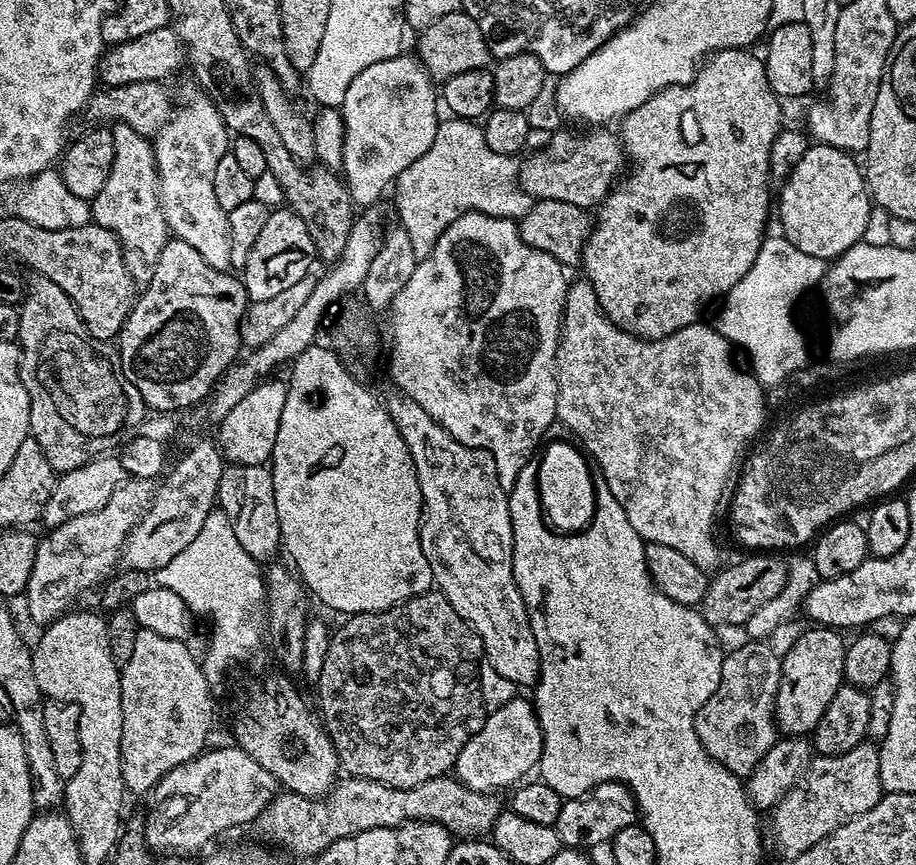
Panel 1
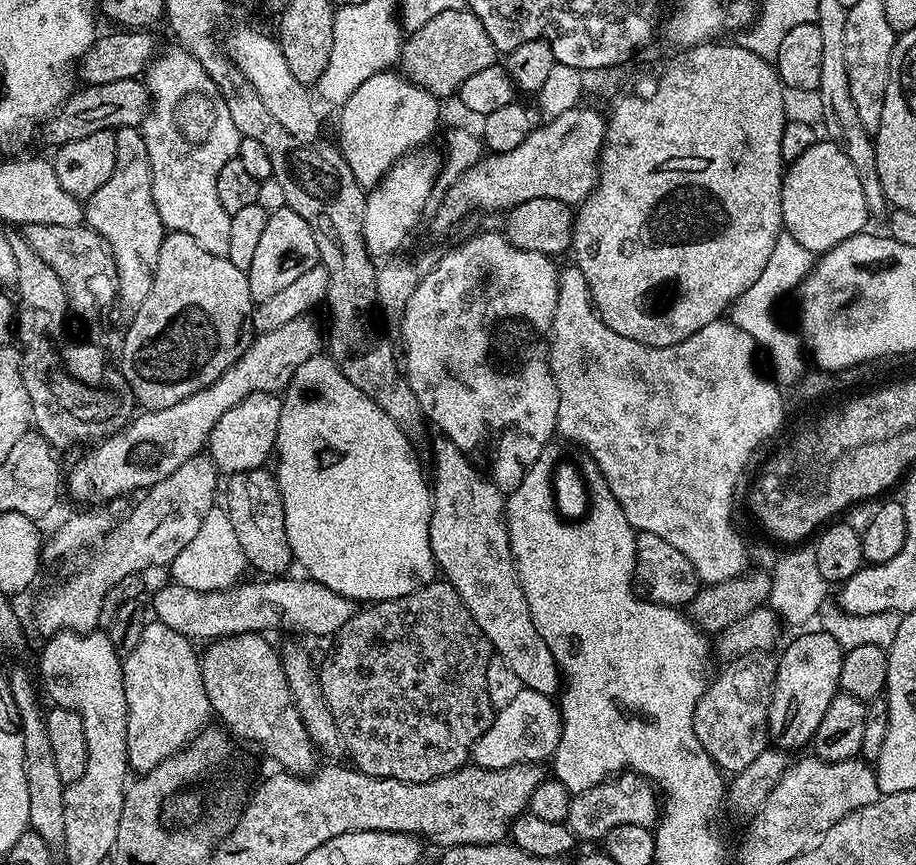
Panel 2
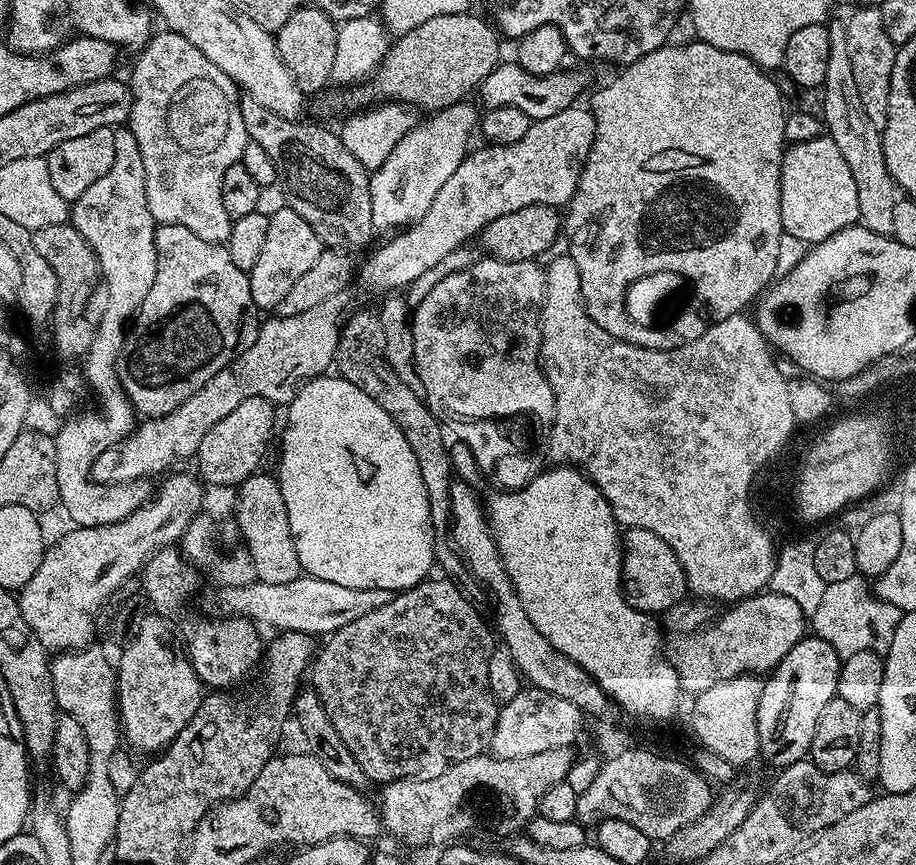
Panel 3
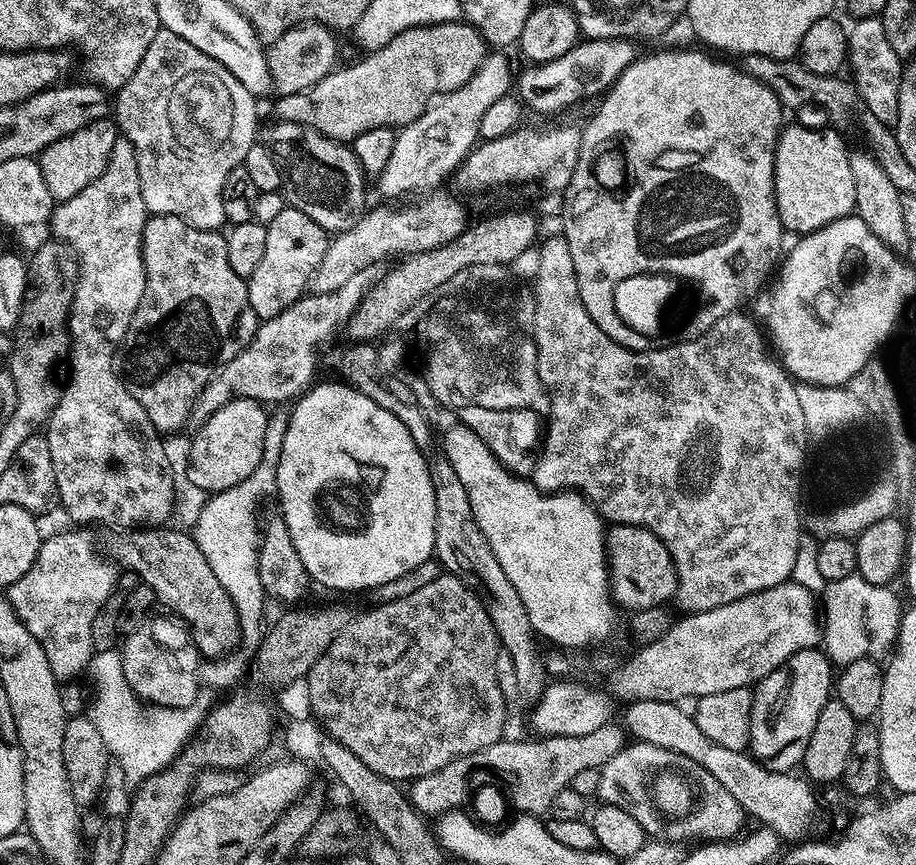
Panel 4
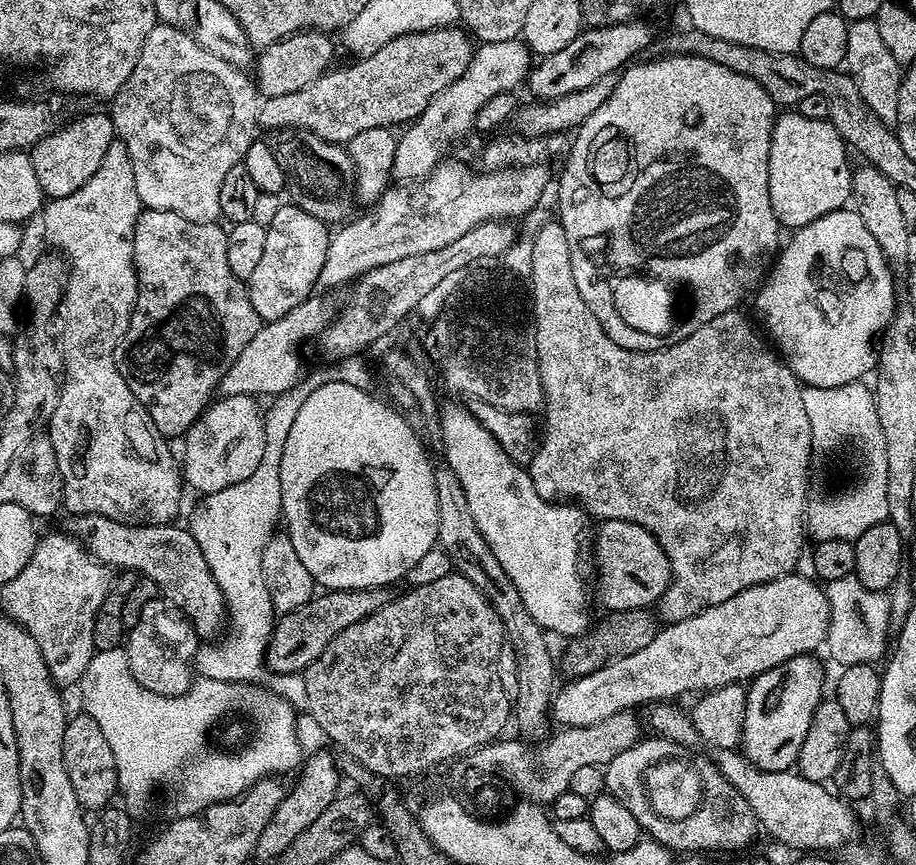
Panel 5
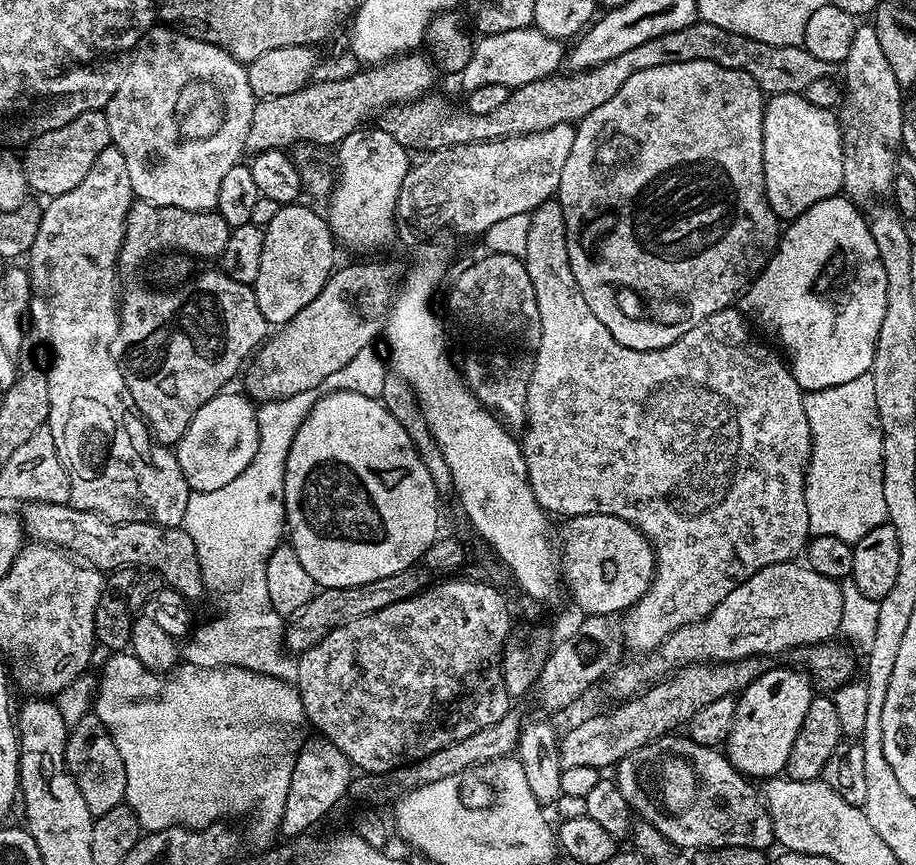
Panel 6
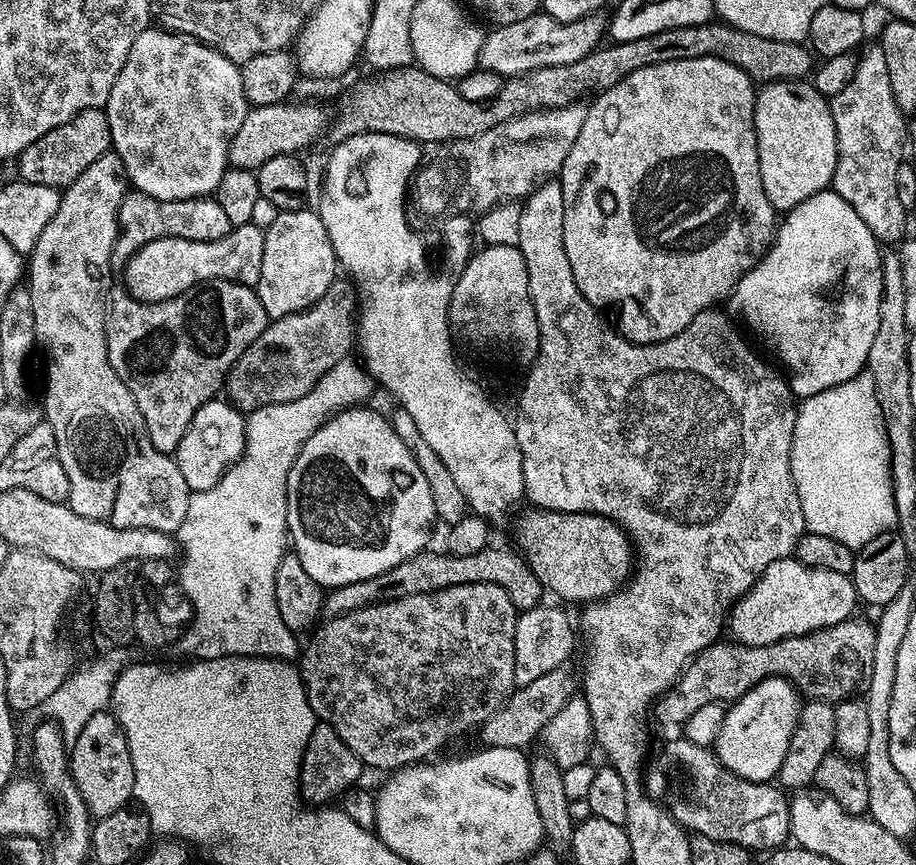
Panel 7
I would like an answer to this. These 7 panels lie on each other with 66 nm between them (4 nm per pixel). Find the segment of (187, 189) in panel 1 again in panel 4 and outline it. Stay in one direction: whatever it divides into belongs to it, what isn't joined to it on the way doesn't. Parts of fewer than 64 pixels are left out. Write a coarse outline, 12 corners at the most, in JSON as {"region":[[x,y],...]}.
{"region":[[165,28],[114,96],[151,215],[225,227],[253,96]]}

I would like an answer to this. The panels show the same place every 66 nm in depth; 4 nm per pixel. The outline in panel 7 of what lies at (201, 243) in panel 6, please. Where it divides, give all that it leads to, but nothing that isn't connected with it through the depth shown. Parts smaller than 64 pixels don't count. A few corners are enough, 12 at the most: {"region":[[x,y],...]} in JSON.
{"region":[[132,190],[112,259],[163,236],[217,240],[234,225],[212,196],[159,200]]}

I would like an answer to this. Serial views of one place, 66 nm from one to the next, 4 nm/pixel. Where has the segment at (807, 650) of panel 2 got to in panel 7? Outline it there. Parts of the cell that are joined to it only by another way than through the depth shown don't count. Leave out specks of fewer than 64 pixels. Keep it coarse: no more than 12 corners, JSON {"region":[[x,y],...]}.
{"region":[[758,682],[725,711],[720,765],[755,784],[780,775],[802,697]]}

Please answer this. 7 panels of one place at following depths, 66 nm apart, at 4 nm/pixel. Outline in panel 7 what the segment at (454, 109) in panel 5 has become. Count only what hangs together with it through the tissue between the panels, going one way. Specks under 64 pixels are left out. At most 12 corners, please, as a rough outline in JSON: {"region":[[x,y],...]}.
{"region":[[537,14],[493,27],[479,67],[505,78],[601,47],[600,14]]}

